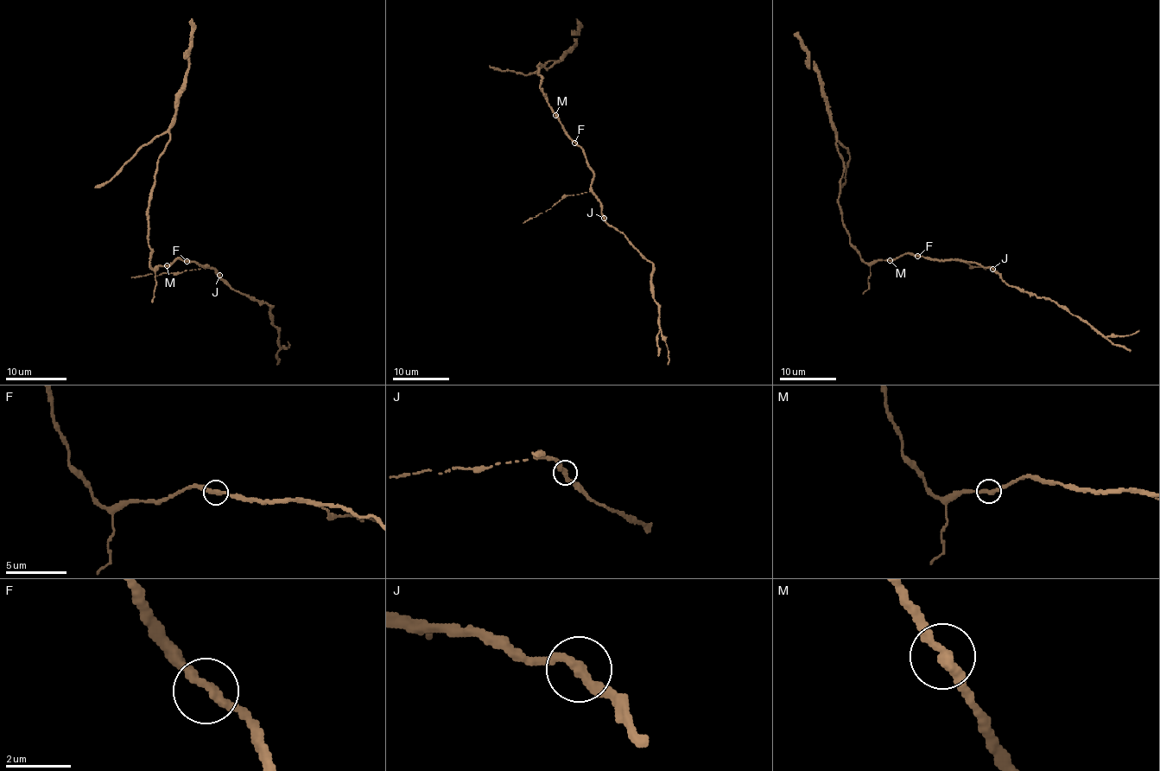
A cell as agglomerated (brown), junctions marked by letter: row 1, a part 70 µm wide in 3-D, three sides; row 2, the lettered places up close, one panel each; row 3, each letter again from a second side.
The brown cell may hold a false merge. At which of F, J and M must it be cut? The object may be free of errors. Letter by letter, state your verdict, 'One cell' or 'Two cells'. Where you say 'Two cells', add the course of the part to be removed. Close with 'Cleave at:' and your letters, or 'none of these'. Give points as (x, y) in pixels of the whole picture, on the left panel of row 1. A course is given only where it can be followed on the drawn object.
F: One cell
J: One cell
M: One cell
Cleave at: none of these

